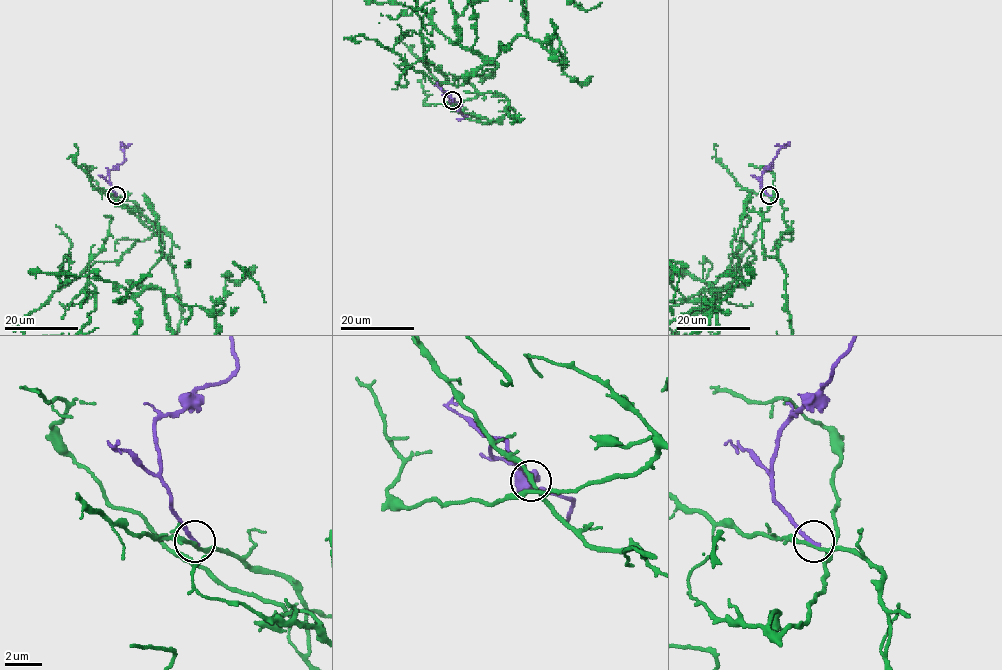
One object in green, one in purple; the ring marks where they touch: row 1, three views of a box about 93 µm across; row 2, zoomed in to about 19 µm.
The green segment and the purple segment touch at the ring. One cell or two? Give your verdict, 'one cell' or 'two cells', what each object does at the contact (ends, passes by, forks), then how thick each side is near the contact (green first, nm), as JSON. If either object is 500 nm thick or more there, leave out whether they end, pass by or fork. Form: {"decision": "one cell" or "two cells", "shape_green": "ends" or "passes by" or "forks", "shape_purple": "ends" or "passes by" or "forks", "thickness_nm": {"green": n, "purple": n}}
{"decision": "two cells", "shape_green": "forks", "shape_purple": "ends", "thickness_nm": {"green": 170, "purple": 240}}

